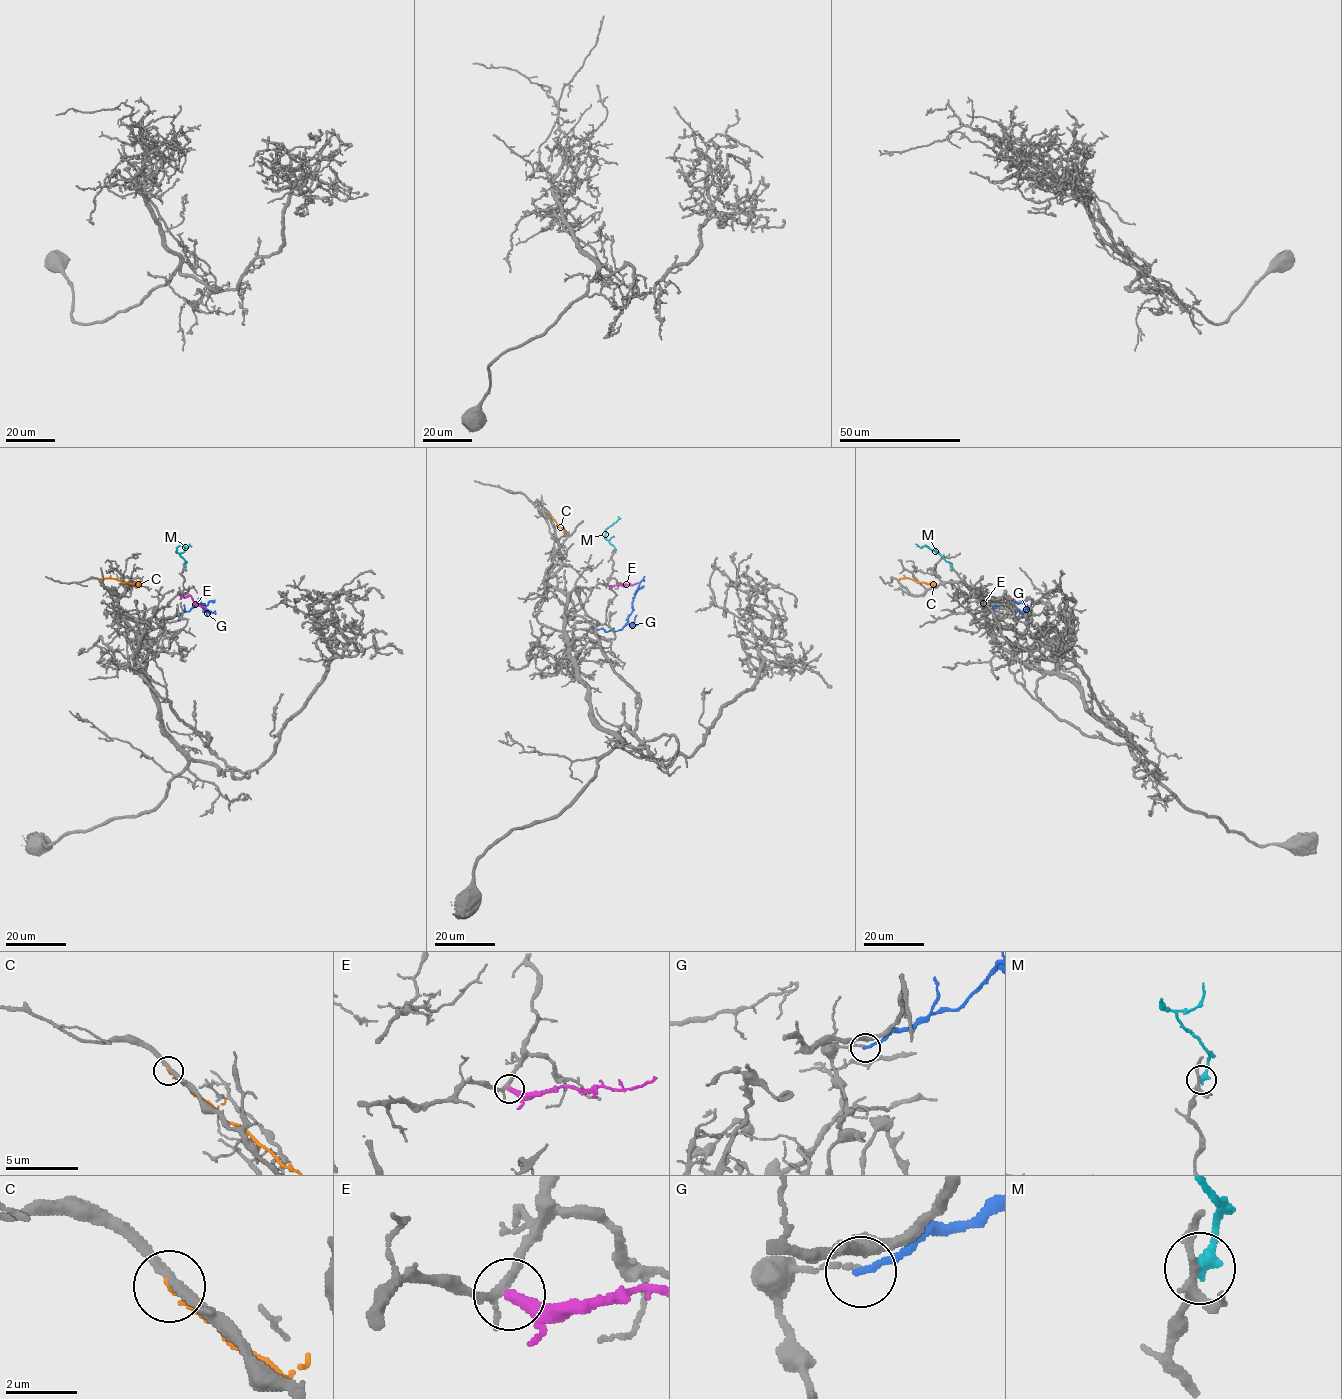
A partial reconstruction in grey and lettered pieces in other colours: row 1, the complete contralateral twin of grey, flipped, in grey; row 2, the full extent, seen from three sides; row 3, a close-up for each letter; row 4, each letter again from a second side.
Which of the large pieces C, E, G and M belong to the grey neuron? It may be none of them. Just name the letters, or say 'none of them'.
none of them

